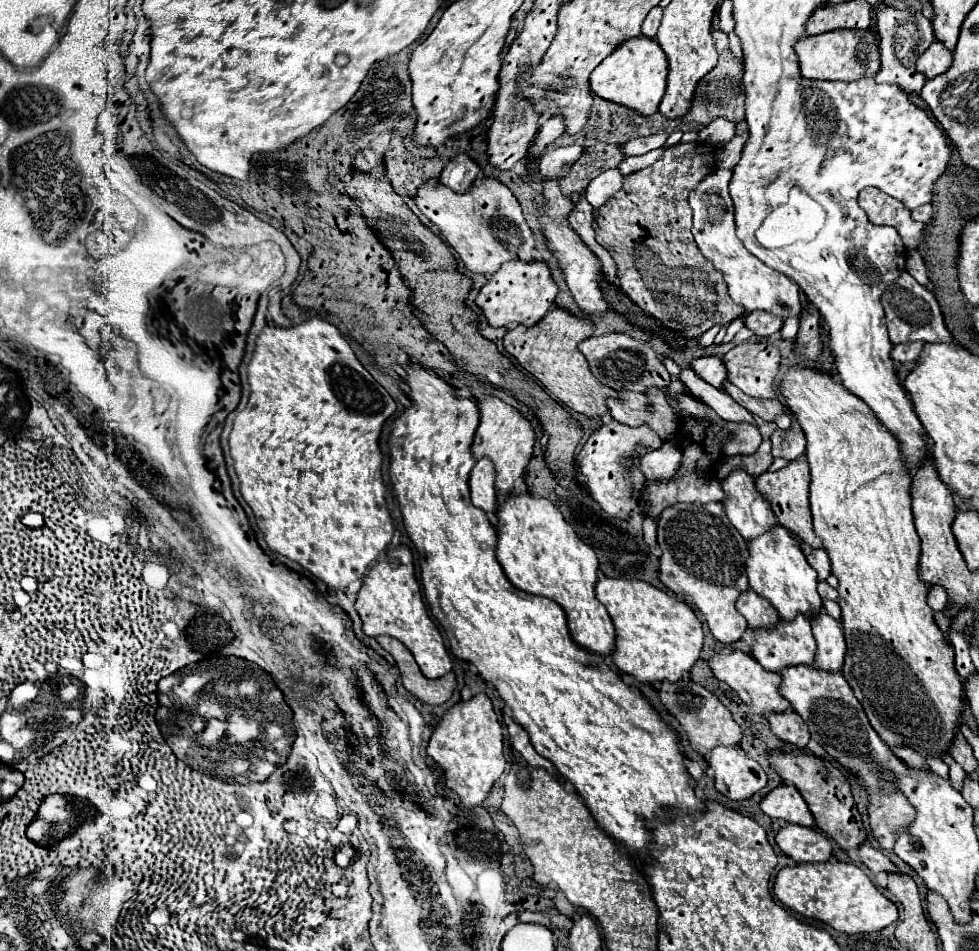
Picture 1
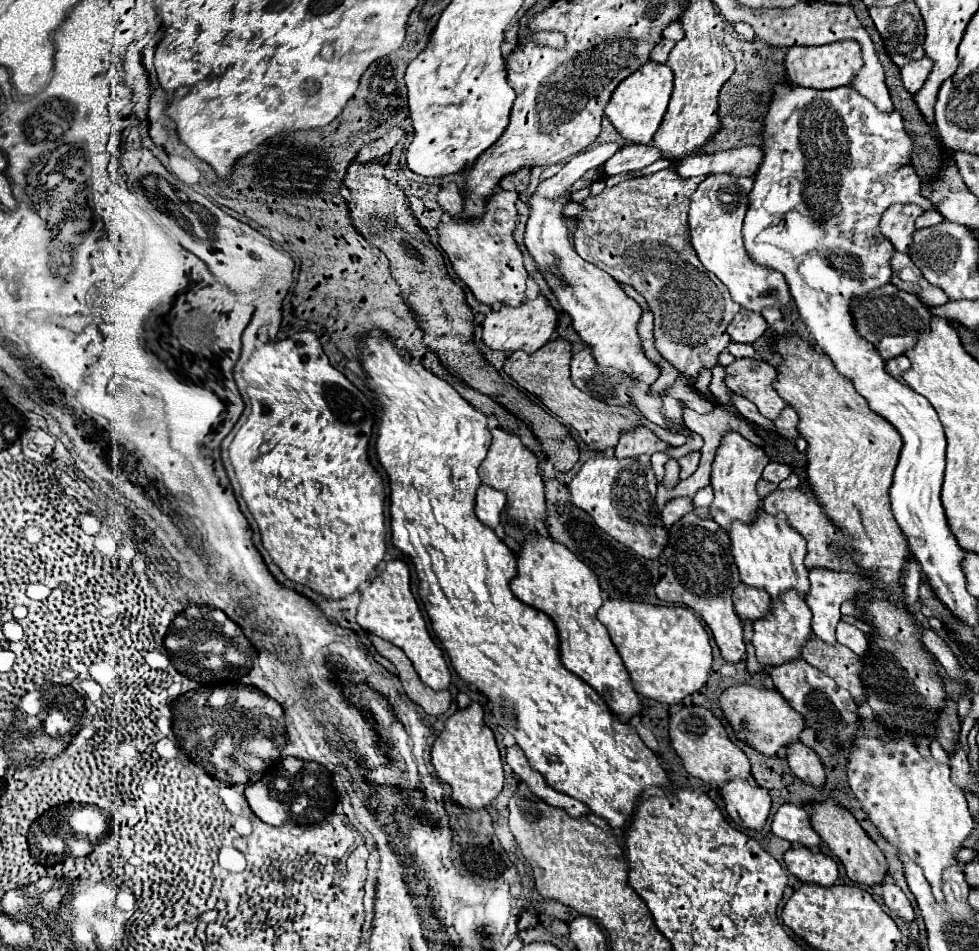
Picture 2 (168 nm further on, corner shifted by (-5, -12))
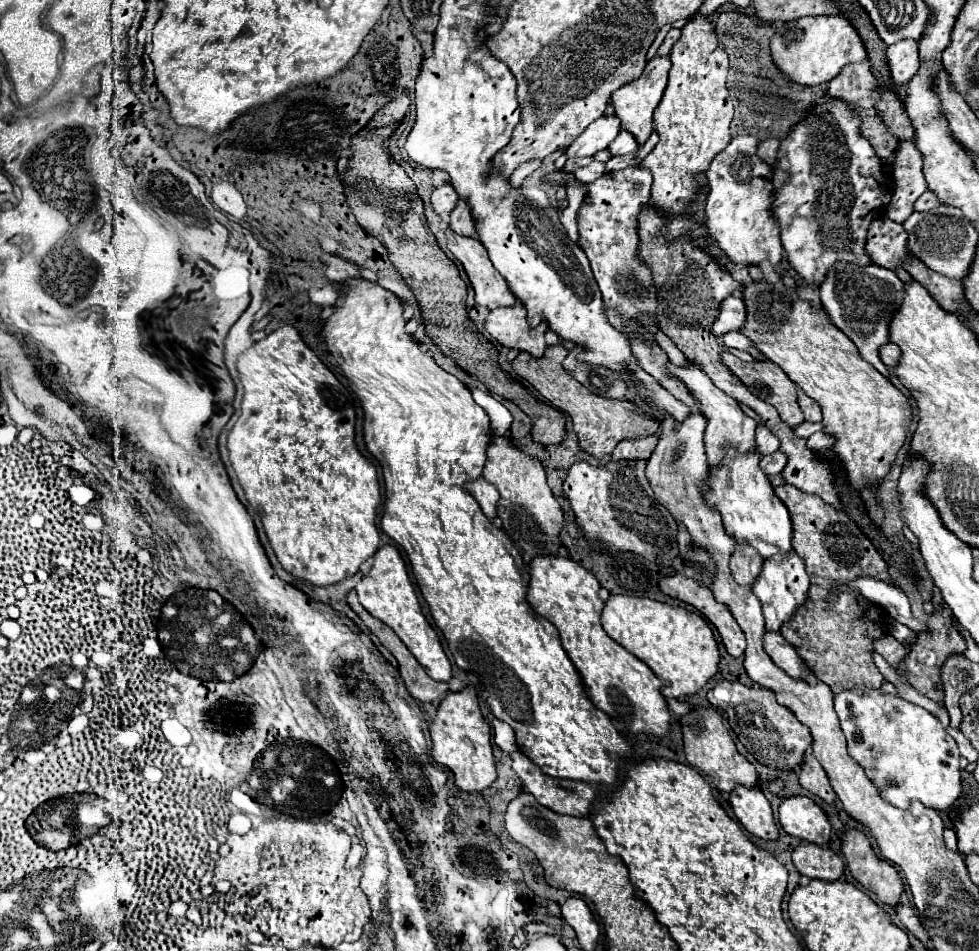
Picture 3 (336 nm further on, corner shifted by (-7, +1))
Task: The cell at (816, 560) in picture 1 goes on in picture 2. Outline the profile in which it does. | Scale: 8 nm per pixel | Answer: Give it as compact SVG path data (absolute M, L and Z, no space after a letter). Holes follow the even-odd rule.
M812 569L810 571L810 593L806 597L806 603L812 611L812 631L816 637L820 637L826 645L836 645L836 625L840 621L840 605L848 599L854 599L858 593L872 593L874 583L866 577L858 577L854 573L842 573L832 569Z

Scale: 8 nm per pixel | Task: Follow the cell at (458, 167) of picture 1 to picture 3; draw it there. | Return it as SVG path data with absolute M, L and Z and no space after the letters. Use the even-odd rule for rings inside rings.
M442 184L440 188L436 188L432 192L432 198L430 198L432 206L434 206L434 212L436 214L444 214L444 212L452 212L456 202L458 202L458 194L456 190L452 188L452 184Z

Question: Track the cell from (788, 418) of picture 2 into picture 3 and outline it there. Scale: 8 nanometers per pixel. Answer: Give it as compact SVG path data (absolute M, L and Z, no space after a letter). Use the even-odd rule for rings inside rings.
M798 390L798 404L806 416L808 422L822 422L822 412L816 400L812 400L810 396L806 396L802 390Z

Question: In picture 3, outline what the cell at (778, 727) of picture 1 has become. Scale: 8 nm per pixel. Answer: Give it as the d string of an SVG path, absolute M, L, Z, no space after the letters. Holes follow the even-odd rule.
M810 750L806 752L806 760L804 760L802 770L800 770L800 786L806 788L808 792L820 796L826 804L836 804L836 802L838 802L838 796L836 796L836 792L832 790L830 780L828 780L828 776L826 776L824 768L822 768L820 762L812 756Z

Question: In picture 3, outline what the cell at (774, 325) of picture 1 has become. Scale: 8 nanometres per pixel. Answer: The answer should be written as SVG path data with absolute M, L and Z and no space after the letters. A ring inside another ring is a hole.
M728 296L726 300L722 300L720 304L720 312L712 324L712 332L716 336L722 336L730 330L738 330L746 320L746 308L744 308L744 302L742 298L736 298L736 296Z

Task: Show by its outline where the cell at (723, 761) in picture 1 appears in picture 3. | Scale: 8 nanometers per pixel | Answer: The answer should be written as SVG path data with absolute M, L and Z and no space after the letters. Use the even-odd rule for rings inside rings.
M738 786L730 794L730 804L744 830L760 840L778 840L778 828L772 820L770 802L760 788Z

